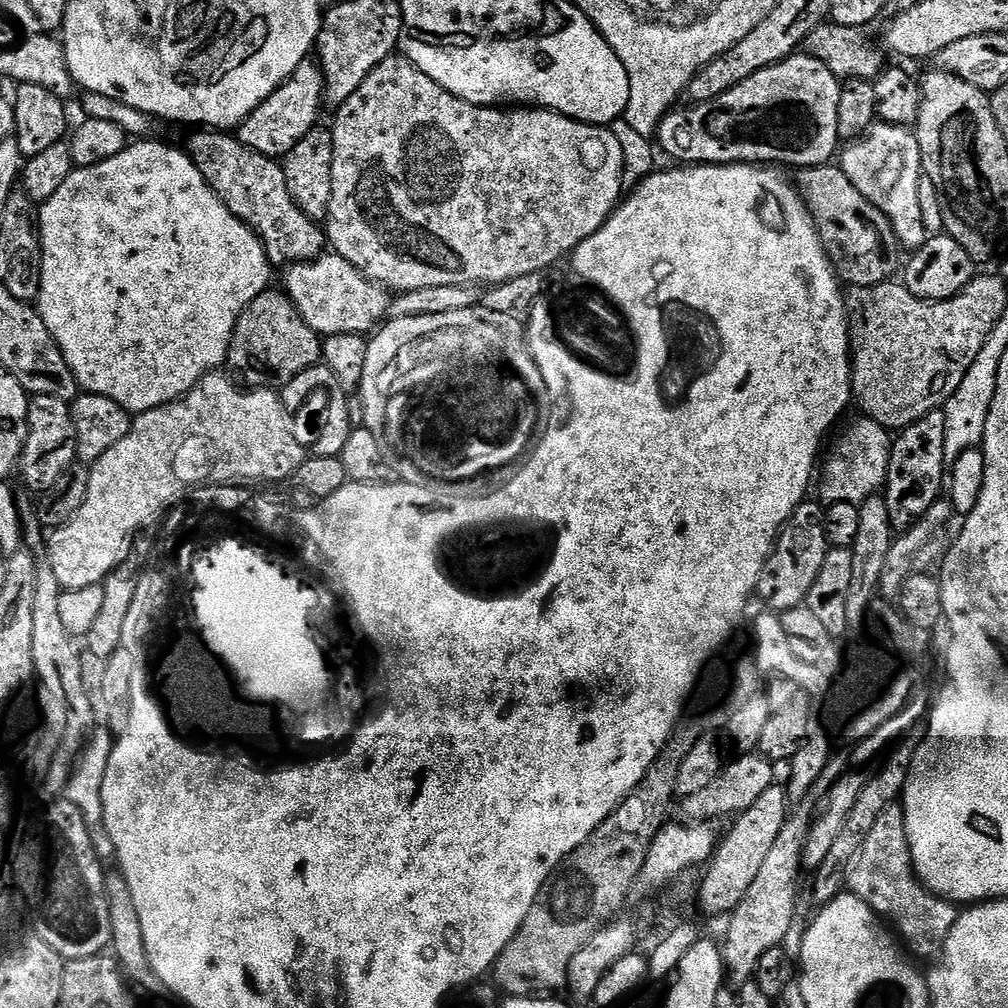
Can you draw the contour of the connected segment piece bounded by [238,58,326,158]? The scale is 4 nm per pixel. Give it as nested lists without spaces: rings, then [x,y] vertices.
[[[309,58],[301,62],[298,70],[290,74],[290,78],[258,110],[250,114],[240,123],[238,139],[250,146],[250,150],[258,150],[258,154],[266,154],[273,158],[283,158],[287,152],[294,150],[310,130],[317,127],[320,116],[320,107],[325,107],[324,99],[324,71],[320,69],[315,59]]]

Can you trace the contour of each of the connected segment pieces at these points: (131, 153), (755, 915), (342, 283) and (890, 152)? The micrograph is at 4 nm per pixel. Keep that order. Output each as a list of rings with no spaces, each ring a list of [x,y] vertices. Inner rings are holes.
[[[140,138],[129,143],[122,154],[114,154],[98,166],[76,168],[62,186],[58,186],[54,198],[50,198],[40,208],[40,241],[44,247],[42,254],[42,286],[38,311],[46,330],[54,334],[74,378],[84,392],[102,394],[114,398],[130,414],[149,412],[158,406],[185,396],[197,382],[210,372],[223,369],[228,359],[230,342],[236,329],[238,318],[258,298],[258,294],[269,291],[268,279],[274,272],[268,262],[264,243],[256,237],[251,228],[247,228],[240,219],[232,214],[218,198],[218,194],[206,182],[198,166],[189,158],[183,147],[171,148],[168,144],[159,144],[156,138]]]
[[[776,848],[776,852],[770,852],[766,862],[762,862],[762,870],[758,870],[758,878],[754,878],[750,890],[746,890],[746,898],[742,898],[727,917],[728,933],[722,939],[722,951],[726,976],[731,983],[733,980],[733,985],[751,981],[762,954],[785,943],[784,939],[796,920],[796,887],[800,879],[802,872],[796,868],[796,860],[792,860],[792,856],[784,860],[784,856],[780,856],[780,848]]]
[[[321,254],[306,264],[291,265],[287,272],[288,277],[283,285],[286,295],[302,314],[304,321],[321,337],[368,334],[388,316],[389,293],[340,256]]]
[[[883,122],[874,123],[859,139],[852,140],[839,153],[838,166],[844,171],[846,178],[850,178],[850,182],[858,186],[858,194],[862,194],[874,206],[878,206],[882,214],[886,214],[890,226],[894,226],[894,234],[900,240],[901,249],[915,250],[924,245],[930,235],[926,230],[926,222],[922,222],[922,209],[918,203],[918,182],[924,167],[920,161],[918,138],[912,128]]]

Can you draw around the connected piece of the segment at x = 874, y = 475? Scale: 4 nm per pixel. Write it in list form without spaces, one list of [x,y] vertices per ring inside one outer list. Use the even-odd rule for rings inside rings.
[[[859,418],[836,440],[828,461],[823,461],[824,485],[820,492],[828,504],[850,502],[861,505],[870,497],[877,495],[888,482],[890,454],[892,453],[893,433],[878,422]]]

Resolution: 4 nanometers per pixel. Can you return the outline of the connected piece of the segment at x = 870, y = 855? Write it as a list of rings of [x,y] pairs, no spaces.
[[[899,803],[886,806],[886,810],[878,814],[870,834],[864,836],[848,859],[846,888],[853,896],[868,903],[877,916],[895,929],[909,953],[936,957],[943,953],[946,938],[956,921],[958,908],[951,900],[934,895],[917,878],[904,829],[904,810]]]

